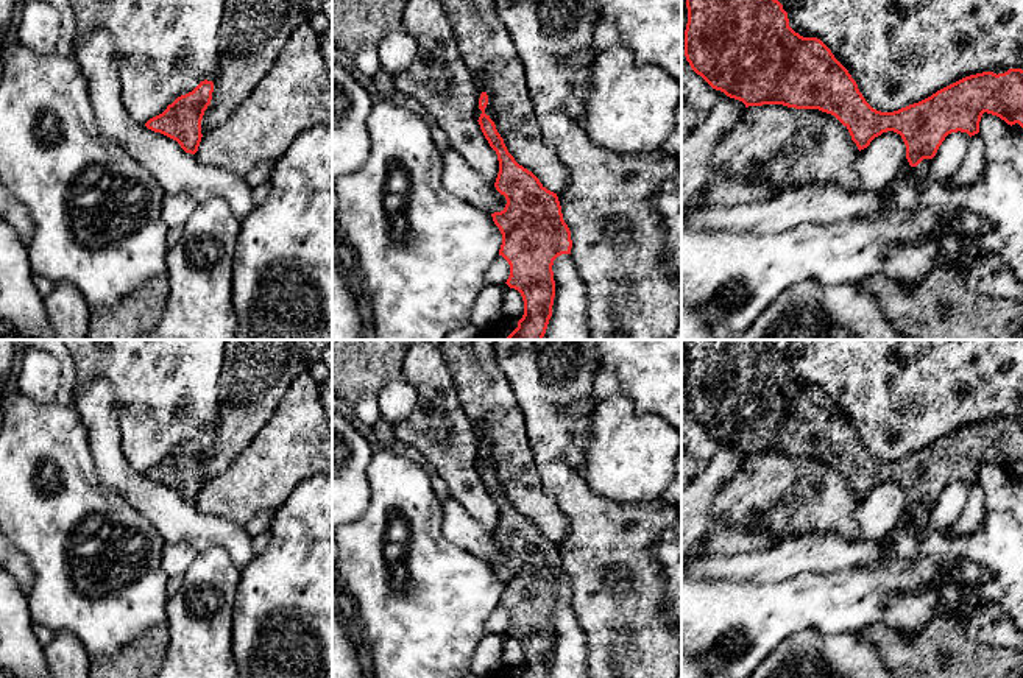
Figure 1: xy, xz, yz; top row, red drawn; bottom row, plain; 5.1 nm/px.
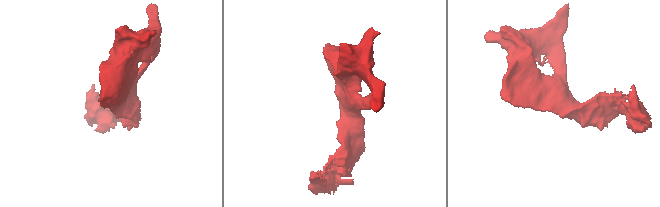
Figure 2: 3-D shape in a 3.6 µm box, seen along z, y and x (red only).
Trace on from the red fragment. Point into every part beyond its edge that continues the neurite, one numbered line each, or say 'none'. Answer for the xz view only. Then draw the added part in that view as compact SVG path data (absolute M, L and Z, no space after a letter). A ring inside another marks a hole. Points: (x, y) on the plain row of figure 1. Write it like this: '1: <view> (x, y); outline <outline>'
none

